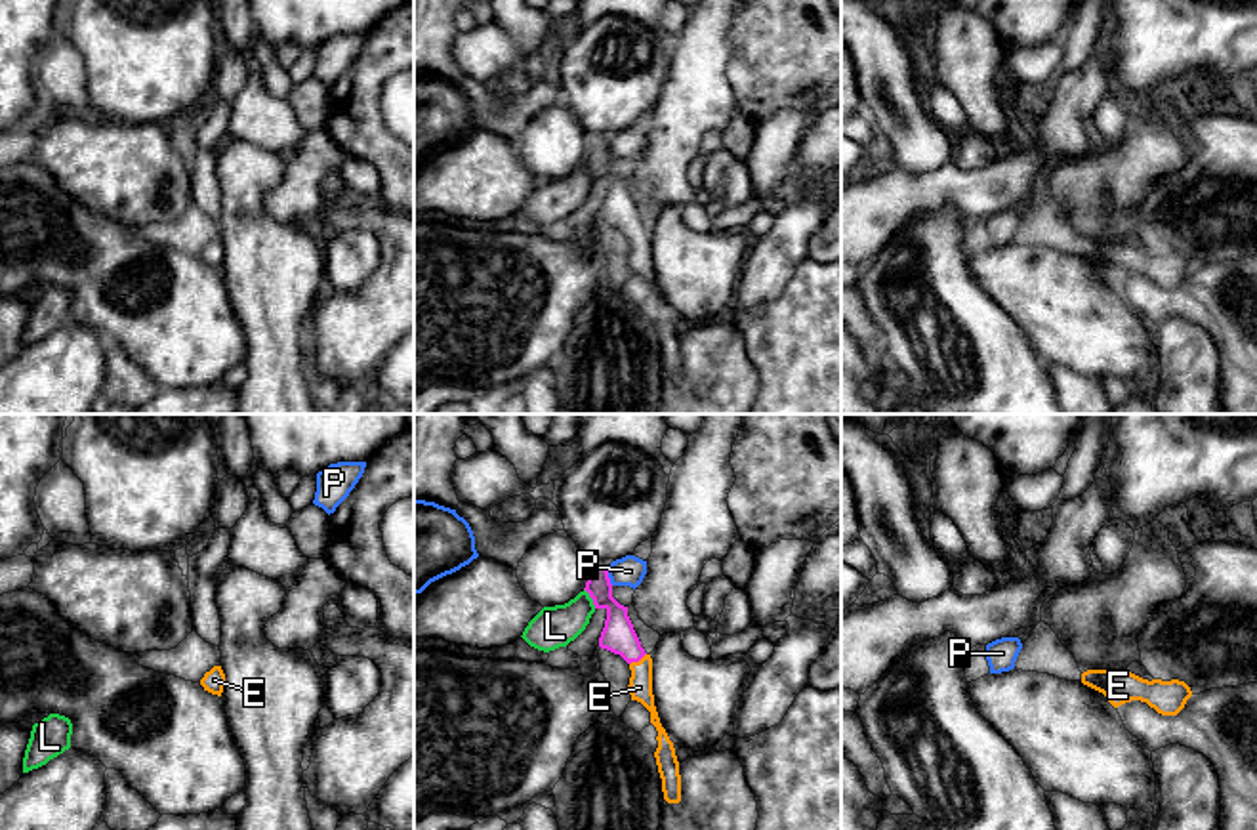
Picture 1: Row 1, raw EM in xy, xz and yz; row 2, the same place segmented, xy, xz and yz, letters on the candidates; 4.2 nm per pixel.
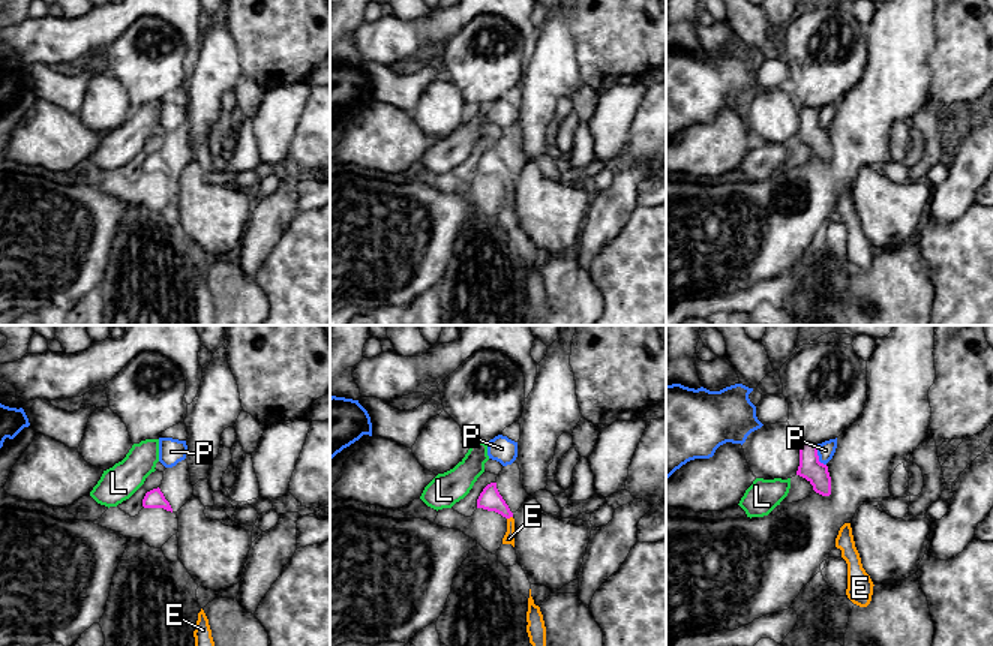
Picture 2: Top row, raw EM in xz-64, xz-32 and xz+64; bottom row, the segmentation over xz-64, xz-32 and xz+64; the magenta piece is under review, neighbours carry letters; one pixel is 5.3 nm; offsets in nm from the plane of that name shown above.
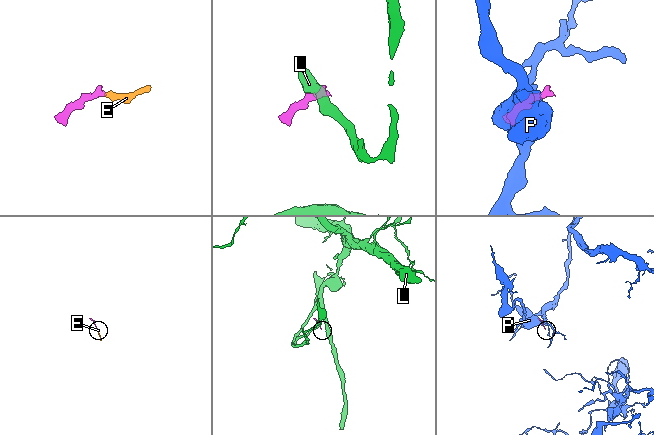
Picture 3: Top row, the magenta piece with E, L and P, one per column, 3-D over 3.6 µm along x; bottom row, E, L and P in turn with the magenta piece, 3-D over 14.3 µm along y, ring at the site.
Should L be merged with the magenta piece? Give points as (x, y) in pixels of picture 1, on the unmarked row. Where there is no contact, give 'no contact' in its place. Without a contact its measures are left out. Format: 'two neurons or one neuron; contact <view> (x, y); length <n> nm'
two neurons; contact xz (590, 168); length 100 nm

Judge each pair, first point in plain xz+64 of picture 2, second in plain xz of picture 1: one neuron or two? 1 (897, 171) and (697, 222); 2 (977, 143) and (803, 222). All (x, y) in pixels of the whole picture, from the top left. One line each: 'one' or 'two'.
1: one
2: one

